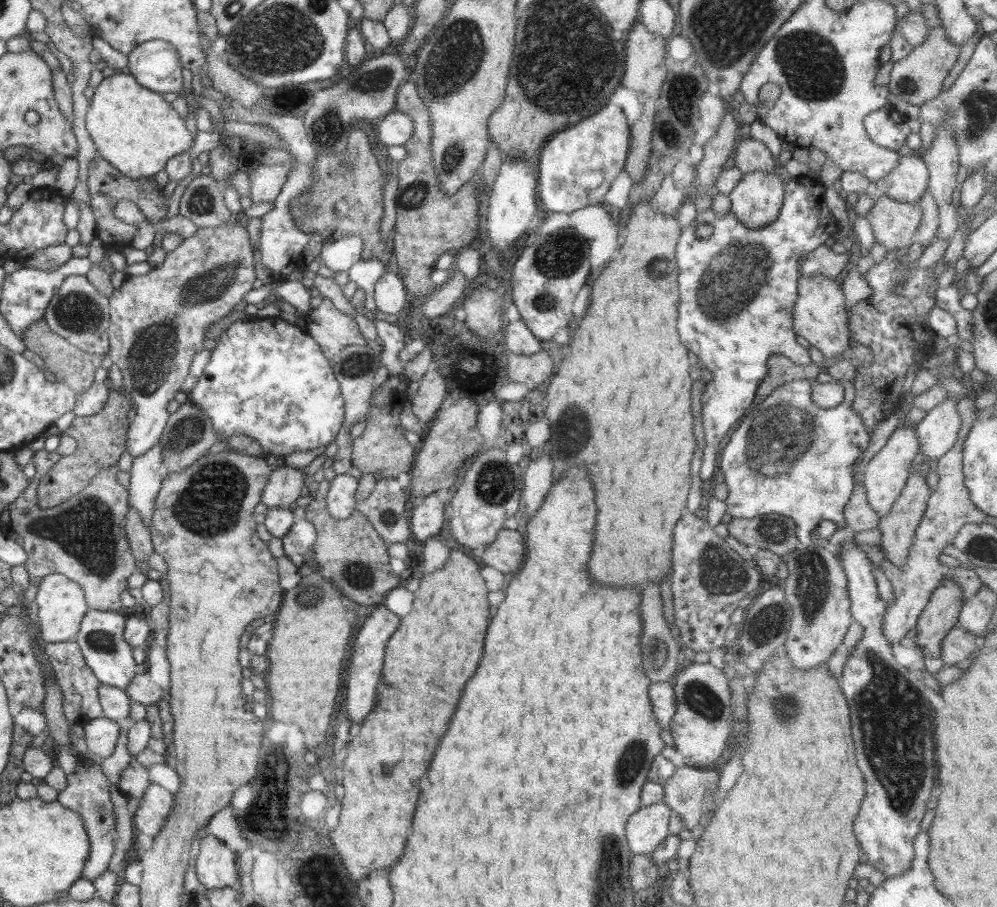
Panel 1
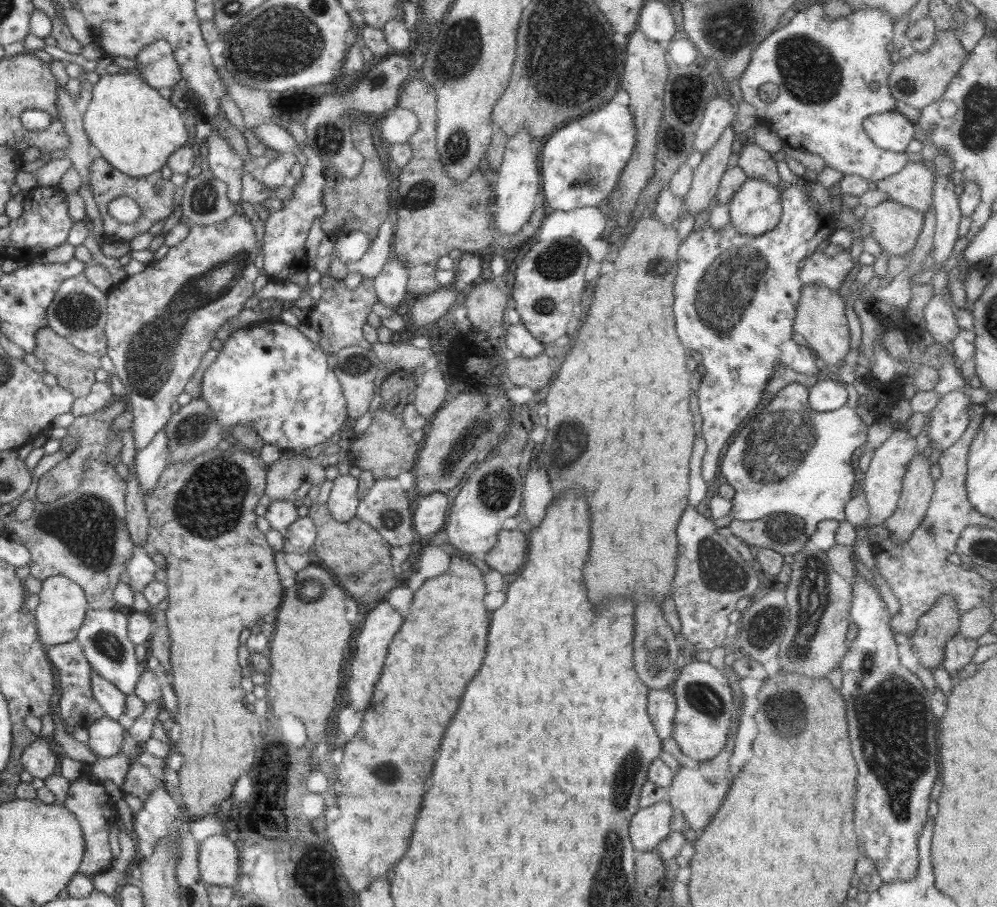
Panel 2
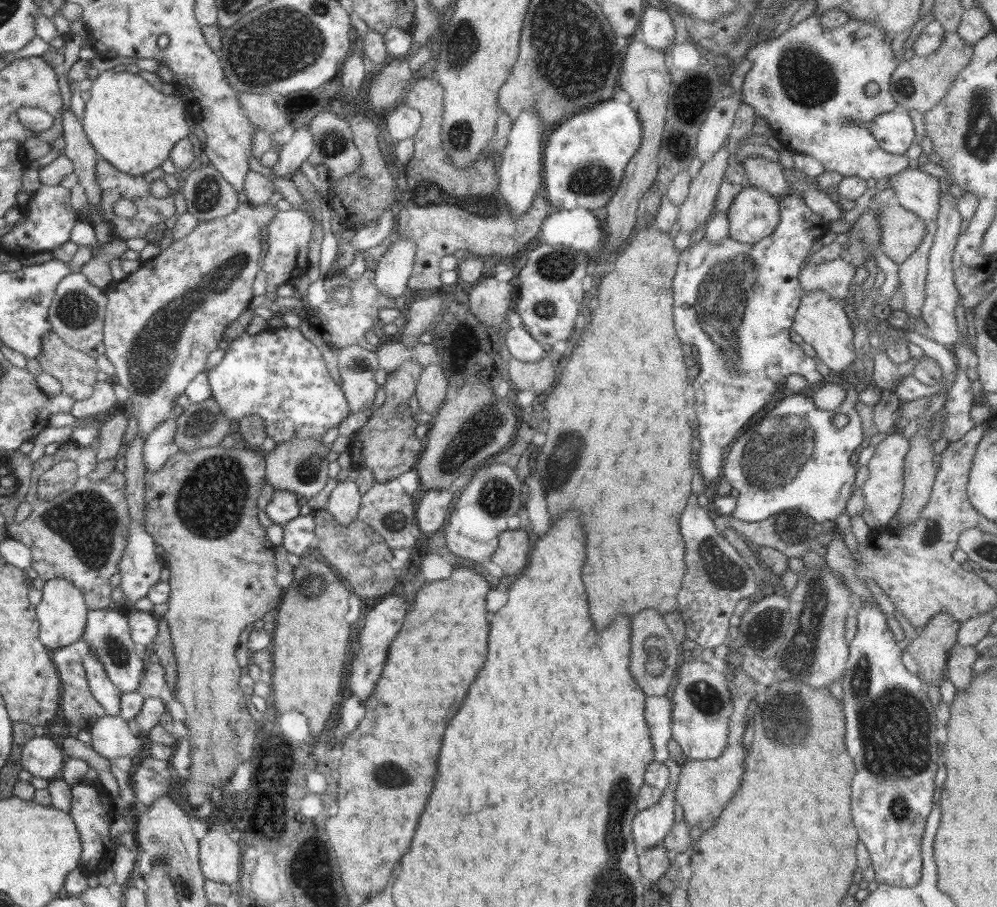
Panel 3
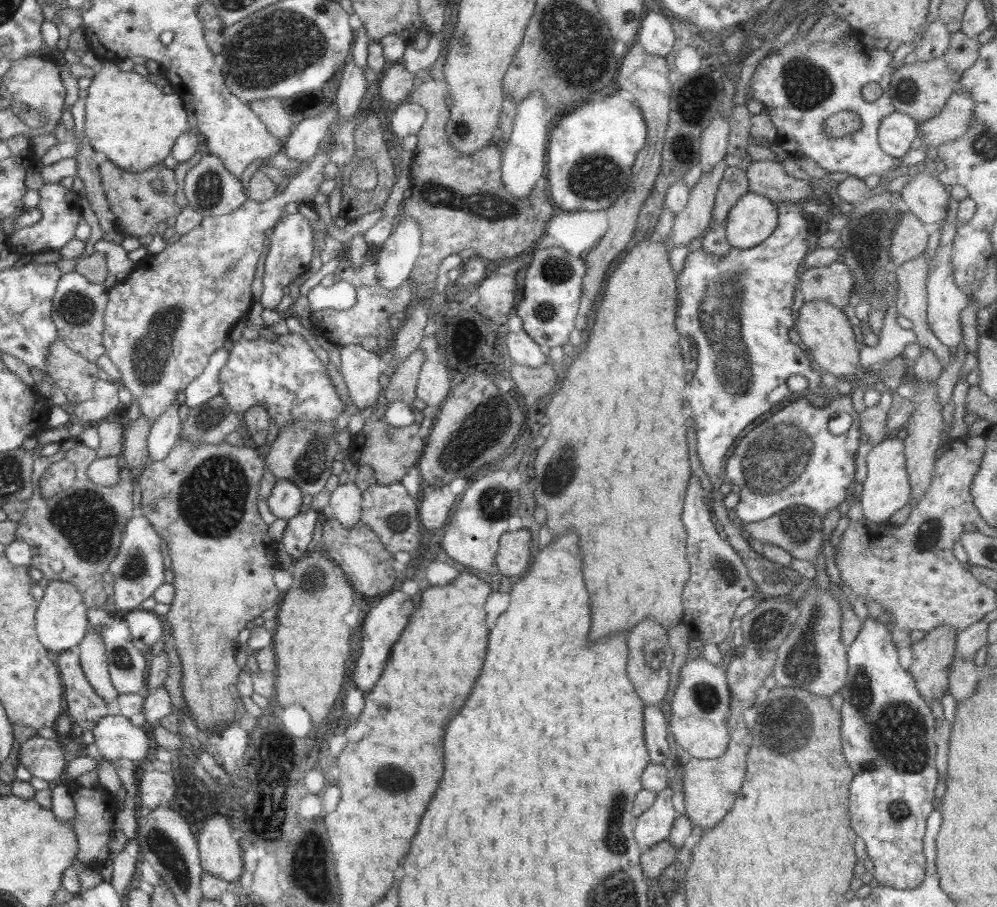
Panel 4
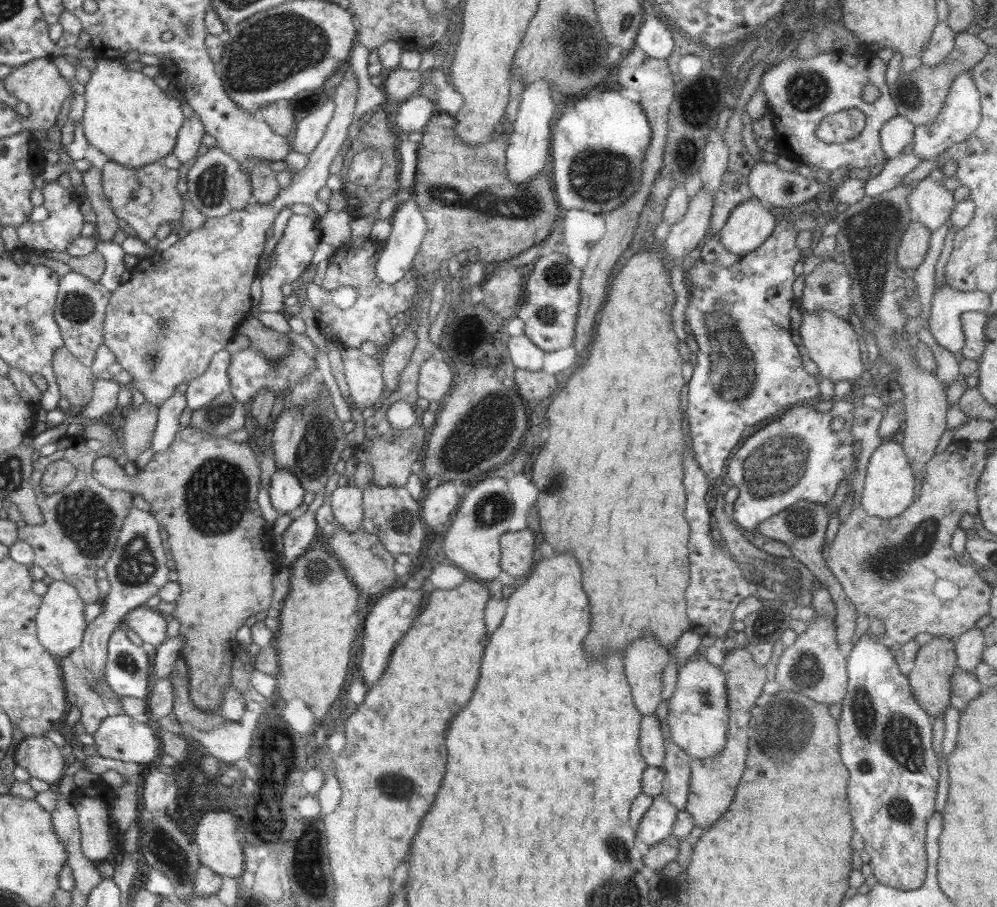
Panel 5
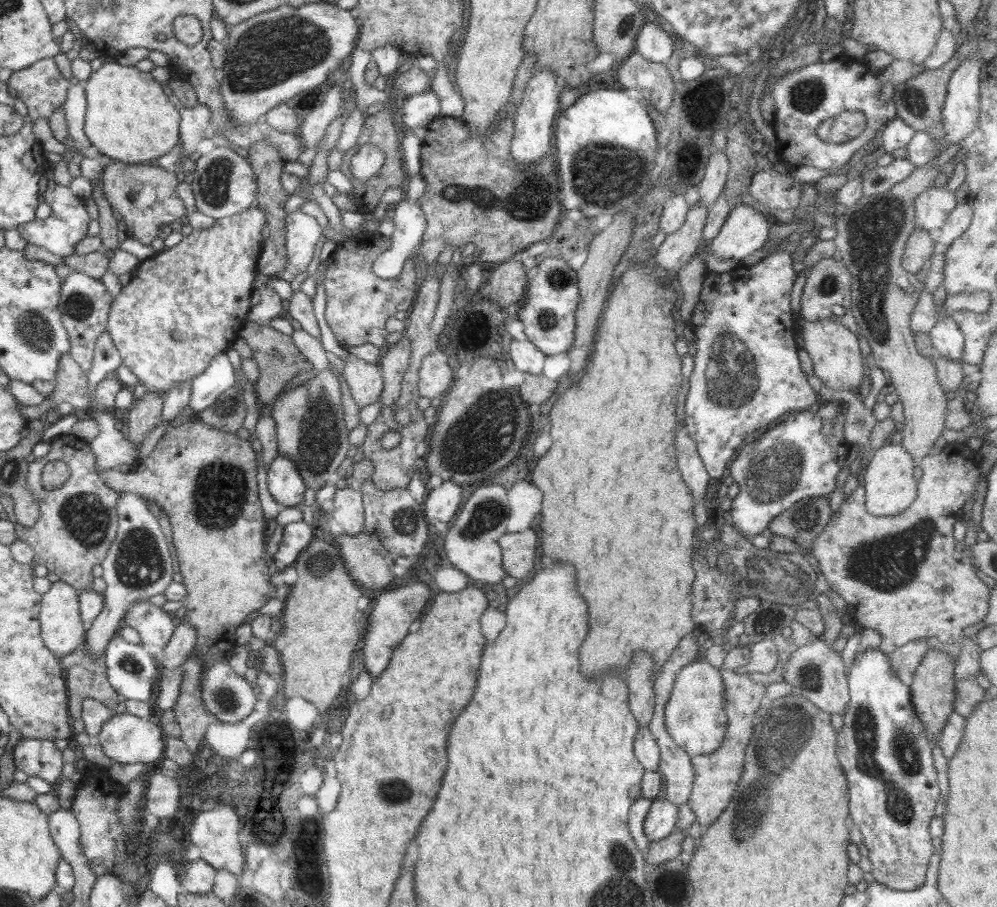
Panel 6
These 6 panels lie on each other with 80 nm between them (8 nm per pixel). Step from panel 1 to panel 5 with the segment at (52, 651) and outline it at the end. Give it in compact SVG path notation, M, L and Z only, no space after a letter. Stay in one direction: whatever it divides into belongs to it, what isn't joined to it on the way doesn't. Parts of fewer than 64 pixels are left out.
M59 658L59 666L66 683L66 700L68 705L78 707L81 714L81 722L85 732L93 735L100 723L108 716L108 710L104 705L104 698L90 690L85 675L70 658Z

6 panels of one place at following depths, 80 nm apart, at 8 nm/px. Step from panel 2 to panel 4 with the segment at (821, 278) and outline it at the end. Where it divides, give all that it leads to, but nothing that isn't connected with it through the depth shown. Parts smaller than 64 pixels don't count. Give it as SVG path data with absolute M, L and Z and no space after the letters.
M833 261L830 265L807 268L799 279L800 292L806 301L825 300L840 310L850 302L854 286L854 274L843 262Z

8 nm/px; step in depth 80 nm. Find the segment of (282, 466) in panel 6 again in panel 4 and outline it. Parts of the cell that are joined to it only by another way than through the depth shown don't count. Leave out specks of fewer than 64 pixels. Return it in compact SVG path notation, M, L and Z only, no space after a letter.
M277 480L266 502L276 518L288 520L300 513L303 492L289 480Z

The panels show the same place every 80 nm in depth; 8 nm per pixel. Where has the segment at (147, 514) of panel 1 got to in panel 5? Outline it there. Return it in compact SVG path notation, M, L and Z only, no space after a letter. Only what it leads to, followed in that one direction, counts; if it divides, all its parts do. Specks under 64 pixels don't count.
M175 391L175 393L158 408L158 424L156 424L151 440L151 448L154 452L164 452L168 450L169 444L174 440L176 433L181 427L180 416L186 406L185 395Z

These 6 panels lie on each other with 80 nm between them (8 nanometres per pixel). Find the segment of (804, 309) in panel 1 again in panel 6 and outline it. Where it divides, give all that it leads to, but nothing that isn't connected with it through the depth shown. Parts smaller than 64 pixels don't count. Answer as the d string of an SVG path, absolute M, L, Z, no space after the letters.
M832 318L818 319L814 322L805 320L804 324L798 327L800 327L804 340L802 344L814 365L814 376L820 378L823 385L832 390L858 389L866 370L864 358L858 347L859 338L847 326Z

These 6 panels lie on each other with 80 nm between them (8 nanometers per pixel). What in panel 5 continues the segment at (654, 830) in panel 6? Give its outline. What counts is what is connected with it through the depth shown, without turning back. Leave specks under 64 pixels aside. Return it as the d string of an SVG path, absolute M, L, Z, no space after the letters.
M664 795L653 798L650 808L642 815L637 828L637 842L646 848L668 838L676 820L678 809Z

